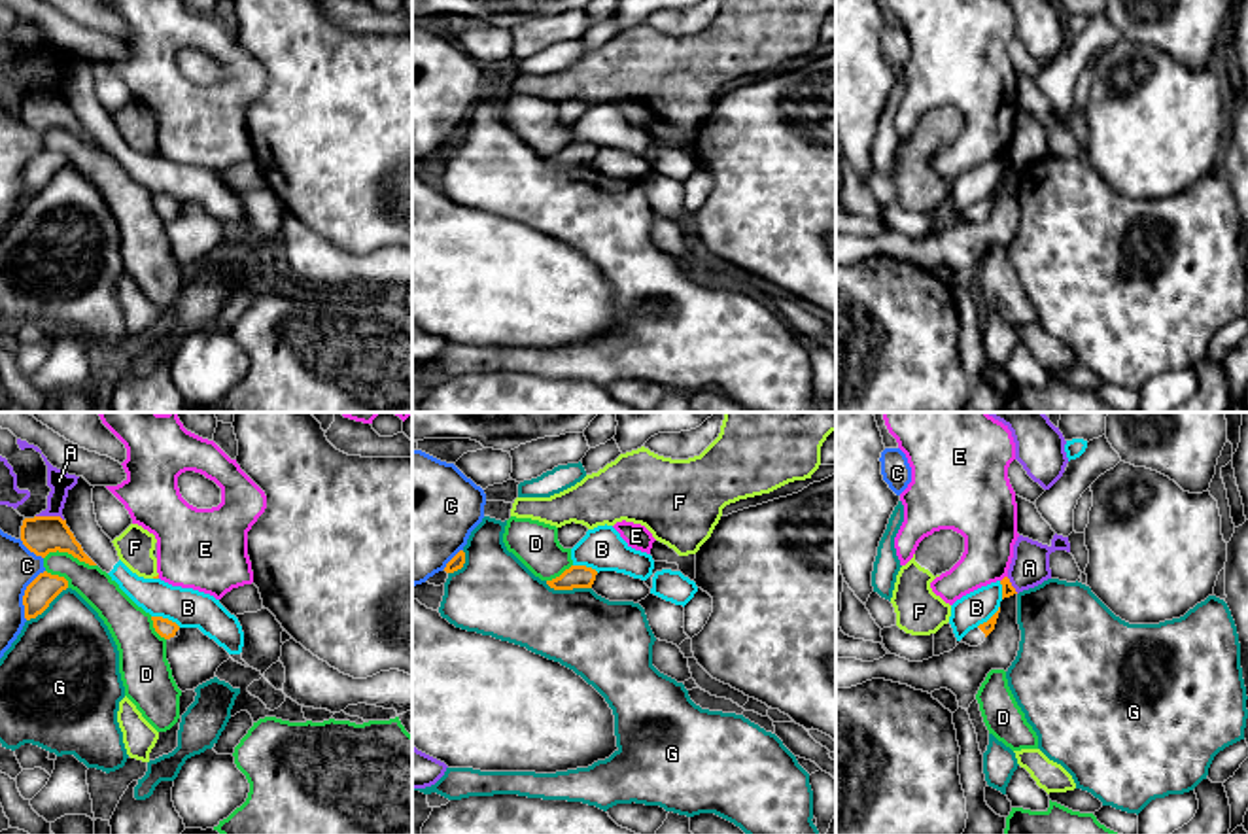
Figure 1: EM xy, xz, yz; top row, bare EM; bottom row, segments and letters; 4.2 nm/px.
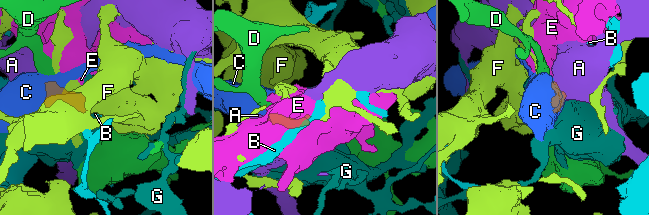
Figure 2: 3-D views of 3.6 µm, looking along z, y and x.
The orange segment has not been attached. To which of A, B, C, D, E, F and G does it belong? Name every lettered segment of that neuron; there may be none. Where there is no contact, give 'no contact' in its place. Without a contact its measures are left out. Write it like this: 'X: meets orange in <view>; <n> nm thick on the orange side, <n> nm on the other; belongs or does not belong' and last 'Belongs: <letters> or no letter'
A: meets orange in xy; 160 nm thick on the orange side, 90 nm on the other; does not belong
B: meets orange in xy; 80 nm thick on the orange side, 170 nm on the other; does not belong
C: meets orange in xy; 120 nm thick on the orange side, 160 nm on the other; does not belong
D: meets orange in xy; 160 nm thick on the orange side, 150 nm on the other; does not belong
E: meets orange in yz; 50 nm thick on the orange side, 240 nm on the other; does not belong
F: meets orange in xy; 20 nm thick on the orange side, 160 nm on the other; does not belong
G: meets orange in xz; 100 nm thick on the orange side, 340 nm on the other; does not belong
Belongs: no letter

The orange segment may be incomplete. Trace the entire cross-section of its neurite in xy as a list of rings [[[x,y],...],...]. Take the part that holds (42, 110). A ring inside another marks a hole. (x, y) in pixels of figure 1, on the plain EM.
[[[61,93],[25,95],[21,102],[23,121],[36,132],[45,134],[49,129],[68,129],[79,138],[96,142],[76,117],[74,110]]]

